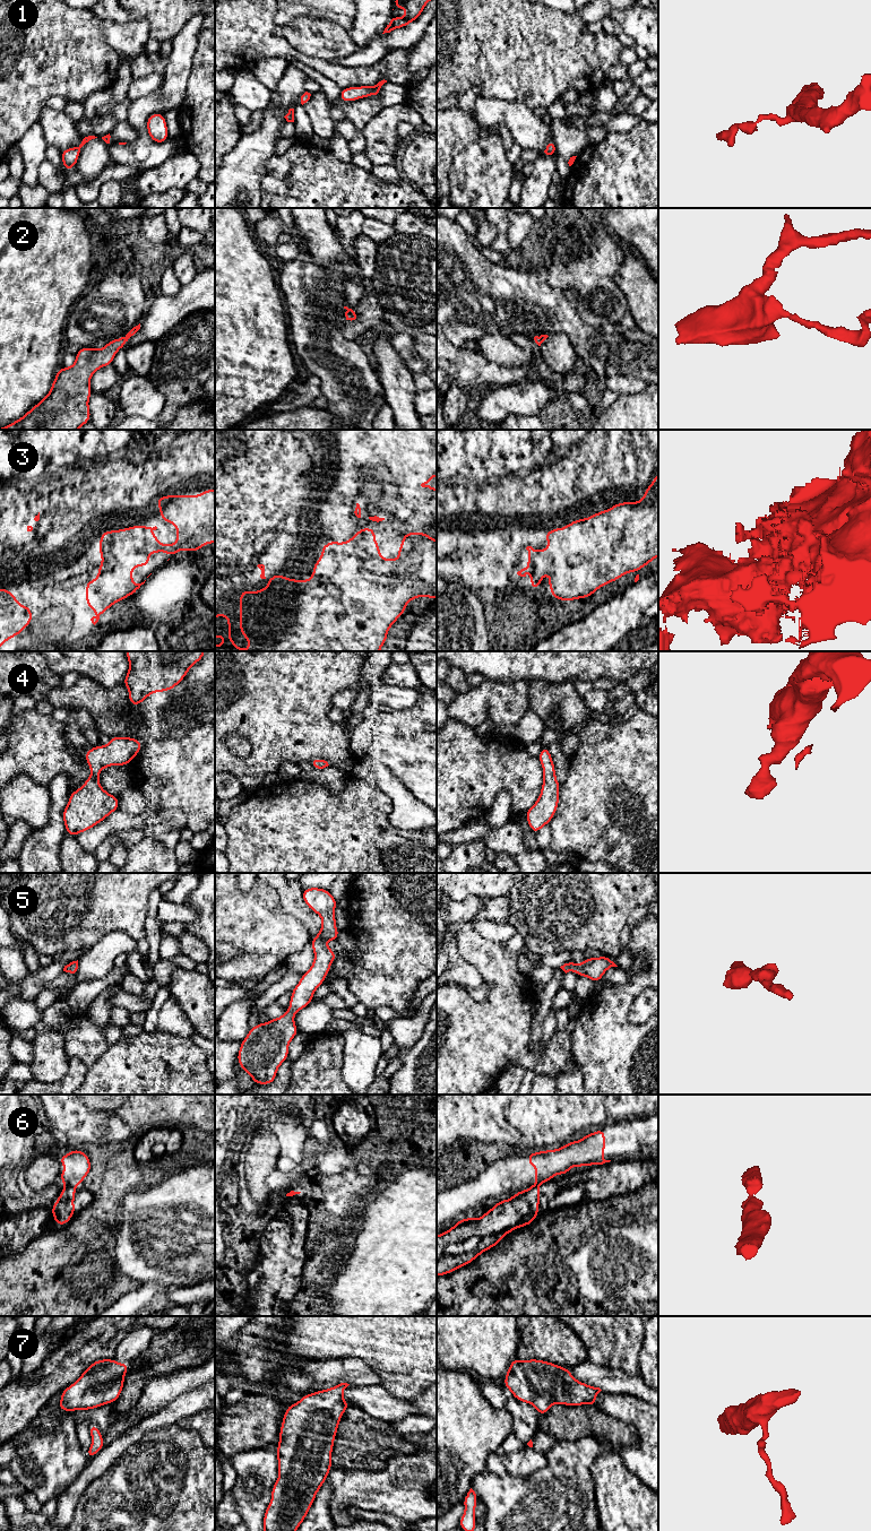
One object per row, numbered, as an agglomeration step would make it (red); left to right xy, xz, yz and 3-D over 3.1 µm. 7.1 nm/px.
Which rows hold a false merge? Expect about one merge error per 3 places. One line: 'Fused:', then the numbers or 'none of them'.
Fused: 6

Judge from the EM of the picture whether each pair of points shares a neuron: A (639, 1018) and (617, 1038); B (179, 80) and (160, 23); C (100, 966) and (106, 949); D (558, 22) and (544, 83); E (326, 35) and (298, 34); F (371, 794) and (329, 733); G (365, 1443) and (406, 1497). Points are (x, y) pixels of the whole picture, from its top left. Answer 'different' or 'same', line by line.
A: different
B: different
C: same
D: same
E: same
F: different
G: different

